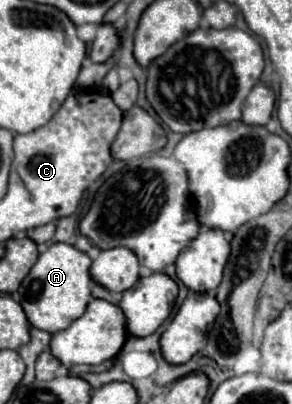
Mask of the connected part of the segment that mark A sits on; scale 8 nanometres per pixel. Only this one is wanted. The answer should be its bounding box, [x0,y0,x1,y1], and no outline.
[18,243,92,333]

